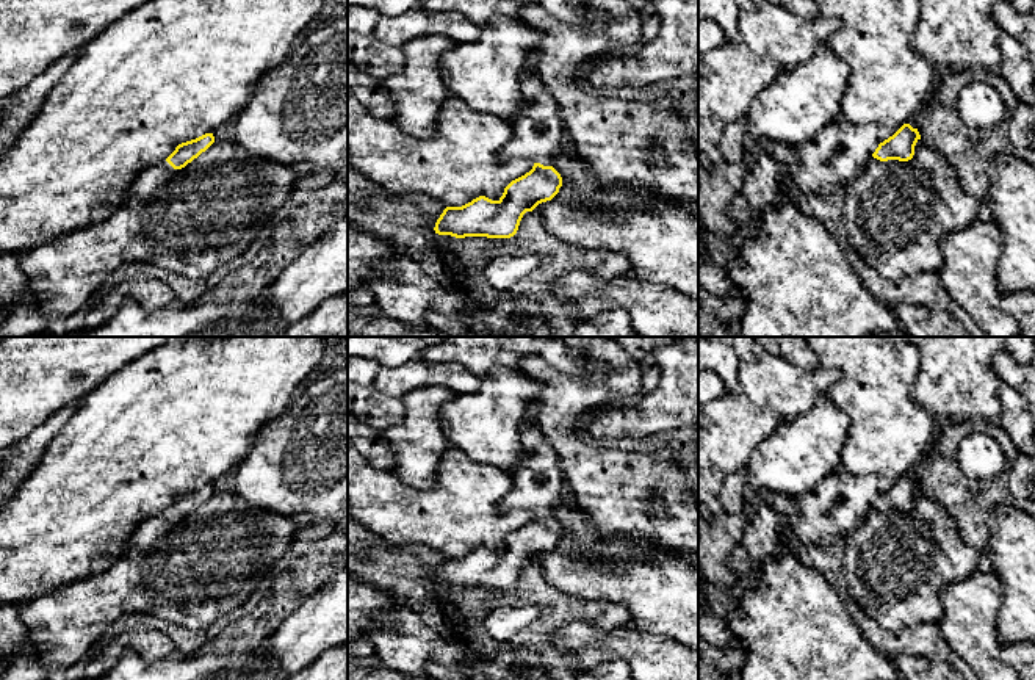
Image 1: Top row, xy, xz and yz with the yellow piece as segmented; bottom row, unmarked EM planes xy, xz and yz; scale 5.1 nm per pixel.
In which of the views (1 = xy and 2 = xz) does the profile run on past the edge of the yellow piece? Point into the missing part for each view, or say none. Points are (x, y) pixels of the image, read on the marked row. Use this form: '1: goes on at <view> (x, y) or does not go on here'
1: goes on at xy (152, 177)
2: goes on at xz (539, 132)

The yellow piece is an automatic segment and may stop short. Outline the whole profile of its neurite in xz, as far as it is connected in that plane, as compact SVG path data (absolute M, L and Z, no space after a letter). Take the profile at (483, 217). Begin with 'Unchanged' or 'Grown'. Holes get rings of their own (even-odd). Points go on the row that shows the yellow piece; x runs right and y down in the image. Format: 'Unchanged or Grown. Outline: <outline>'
Grown. Outline: M537 53L528 60L521 74L526 103L509 121L514 135L499 150L499 161L532 161L532 169L512 180L498 201L479 196L462 207L446 207L435 222L435 233L510 238L526 212L559 193L562 177L553 163L556 152L568 143L568 135L559 103L542 85L536 63Z

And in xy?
Grown. Outline: M205 133L196 139L182 143L164 160L144 168L136 174L128 188L128 196L139 199L149 197L152 193L164 186L175 169L185 168L215 143L213 133Z

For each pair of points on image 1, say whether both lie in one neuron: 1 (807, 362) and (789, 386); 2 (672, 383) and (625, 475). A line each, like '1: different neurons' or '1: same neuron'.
1: different neurons
2: different neurons

